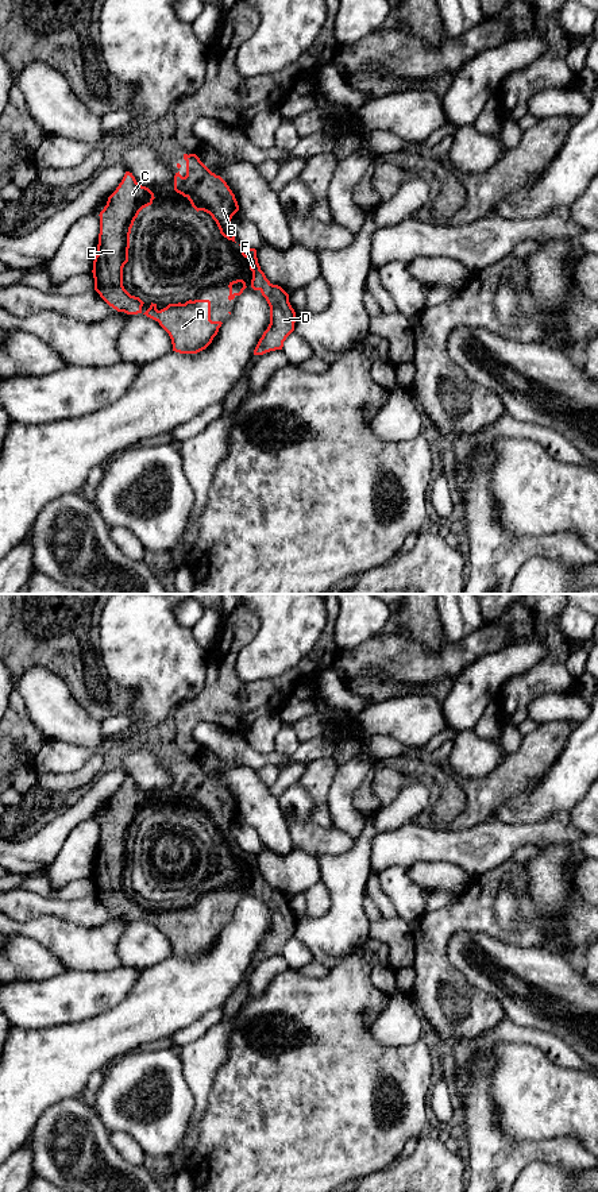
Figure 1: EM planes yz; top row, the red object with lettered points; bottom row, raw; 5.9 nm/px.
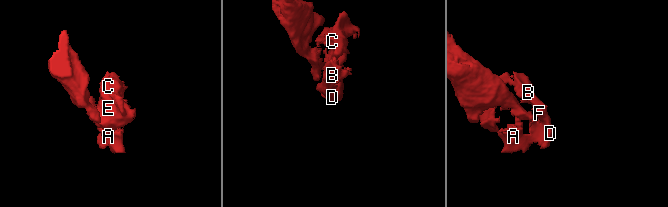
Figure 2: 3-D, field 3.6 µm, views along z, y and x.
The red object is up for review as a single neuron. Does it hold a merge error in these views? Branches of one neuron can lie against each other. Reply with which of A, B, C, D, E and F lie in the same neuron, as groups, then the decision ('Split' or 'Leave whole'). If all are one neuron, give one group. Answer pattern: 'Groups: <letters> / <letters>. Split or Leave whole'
Groups: A B C D E F. Leave whole

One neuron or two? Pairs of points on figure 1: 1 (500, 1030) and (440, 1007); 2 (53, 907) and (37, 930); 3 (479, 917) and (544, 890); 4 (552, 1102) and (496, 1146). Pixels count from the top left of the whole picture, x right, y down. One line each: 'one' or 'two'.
1: two
2: two
3: two
4: two

